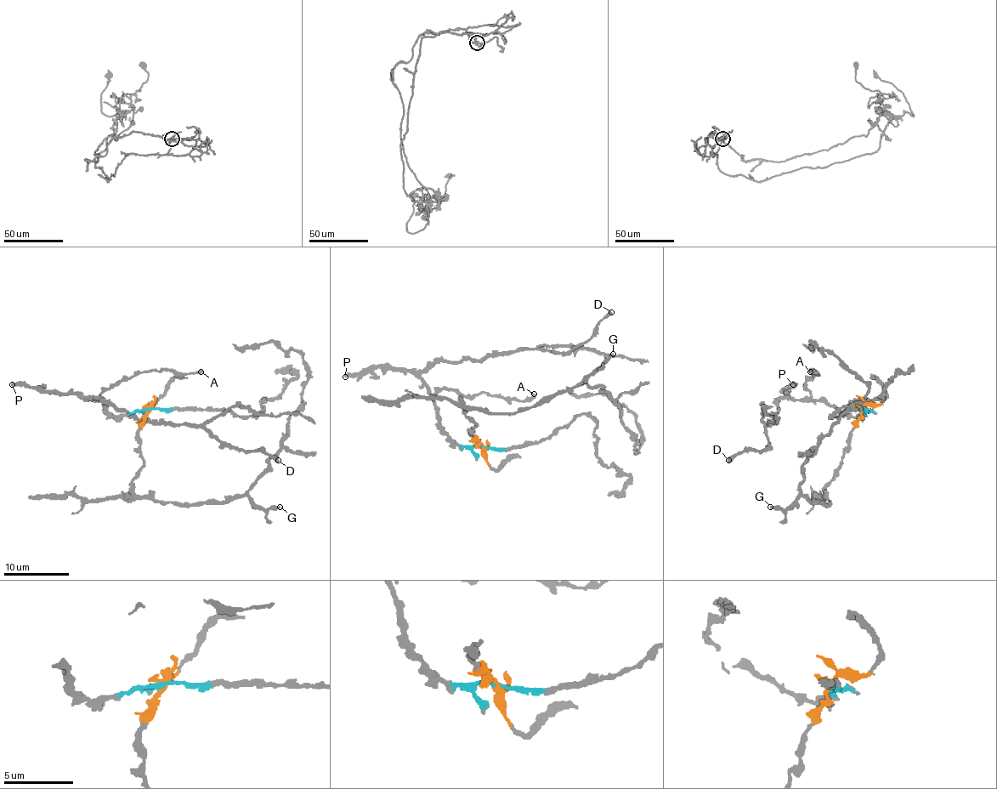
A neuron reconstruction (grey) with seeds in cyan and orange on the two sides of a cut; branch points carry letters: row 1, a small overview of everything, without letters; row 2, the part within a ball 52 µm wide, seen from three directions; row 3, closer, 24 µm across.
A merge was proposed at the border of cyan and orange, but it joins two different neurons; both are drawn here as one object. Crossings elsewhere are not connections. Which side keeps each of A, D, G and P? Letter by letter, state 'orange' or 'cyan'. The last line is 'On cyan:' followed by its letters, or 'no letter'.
A: cyan
D: cyan
G: orange
P: cyan
On cyan: A, D, P

